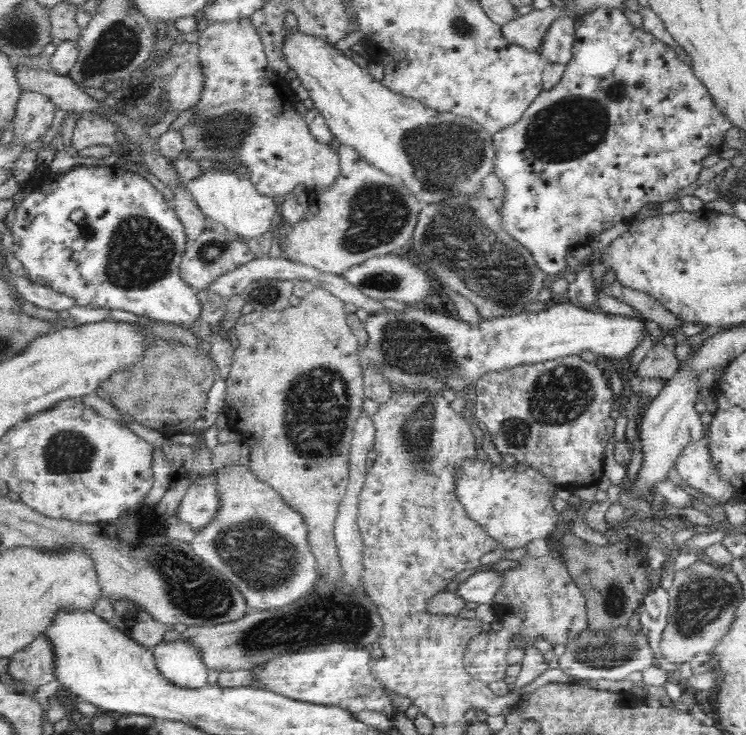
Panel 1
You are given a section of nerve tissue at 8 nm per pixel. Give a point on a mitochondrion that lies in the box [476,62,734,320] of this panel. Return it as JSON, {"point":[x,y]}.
{"point":[571,127]}

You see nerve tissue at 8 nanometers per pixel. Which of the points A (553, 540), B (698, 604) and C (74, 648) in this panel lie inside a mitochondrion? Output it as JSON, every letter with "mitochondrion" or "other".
{"A":"other","B":"mitochondrion","C":"other"}

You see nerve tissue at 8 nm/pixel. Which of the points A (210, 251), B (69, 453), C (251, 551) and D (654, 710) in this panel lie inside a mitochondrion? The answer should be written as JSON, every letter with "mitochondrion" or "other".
{"A":"mitochondrion","B":"mitochondrion","C":"mitochondrion","D":"other"}

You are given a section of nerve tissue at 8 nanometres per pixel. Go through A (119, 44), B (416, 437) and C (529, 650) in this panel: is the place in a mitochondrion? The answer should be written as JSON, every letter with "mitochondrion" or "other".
{"A":"mitochondrion","B":"mitochondrion","C":"other"}

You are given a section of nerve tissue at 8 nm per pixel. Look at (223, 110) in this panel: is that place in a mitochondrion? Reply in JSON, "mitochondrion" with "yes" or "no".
{"mitochondrion":"yes"}

